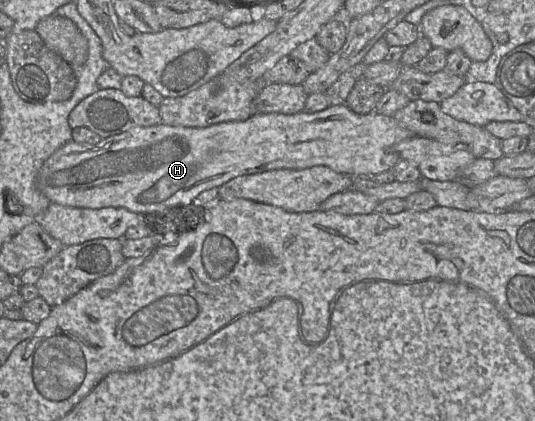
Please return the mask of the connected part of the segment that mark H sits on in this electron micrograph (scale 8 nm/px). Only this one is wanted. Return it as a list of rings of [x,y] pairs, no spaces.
[[[345,103],[326,109],[296,114],[256,113],[245,121],[232,121],[208,127],[171,126],[164,123],[133,127],[102,139],[95,145],[69,141],[43,164],[37,187],[52,203],[68,207],[99,209],[122,207],[147,214],[173,206],[188,206],[205,190],[219,188],[229,180],[278,169],[302,170],[326,166],[335,172],[355,177],[373,177],[392,169],[400,160],[395,145],[415,136],[400,126],[394,117],[374,111],[366,115],[353,112]]]

